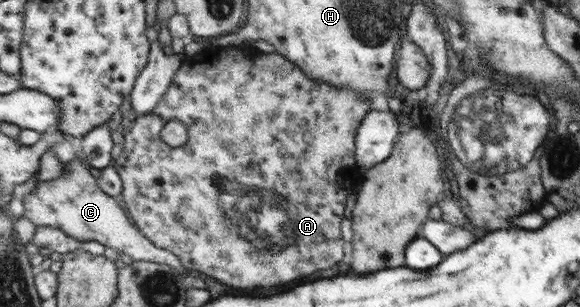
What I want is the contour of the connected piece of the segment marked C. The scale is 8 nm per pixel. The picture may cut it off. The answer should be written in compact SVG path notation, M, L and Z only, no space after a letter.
M80 158L72 162L62 178L39 183L32 194L24 198L24 206L24 215L38 227L62 229L80 242L101 242L111 253L114 250L122 250L136 261L168 264L178 268L184 275L188 275L190 271L178 255L154 244L140 230L121 198L112 196L104 188L100 188L98 179L92 176L90 167Z

